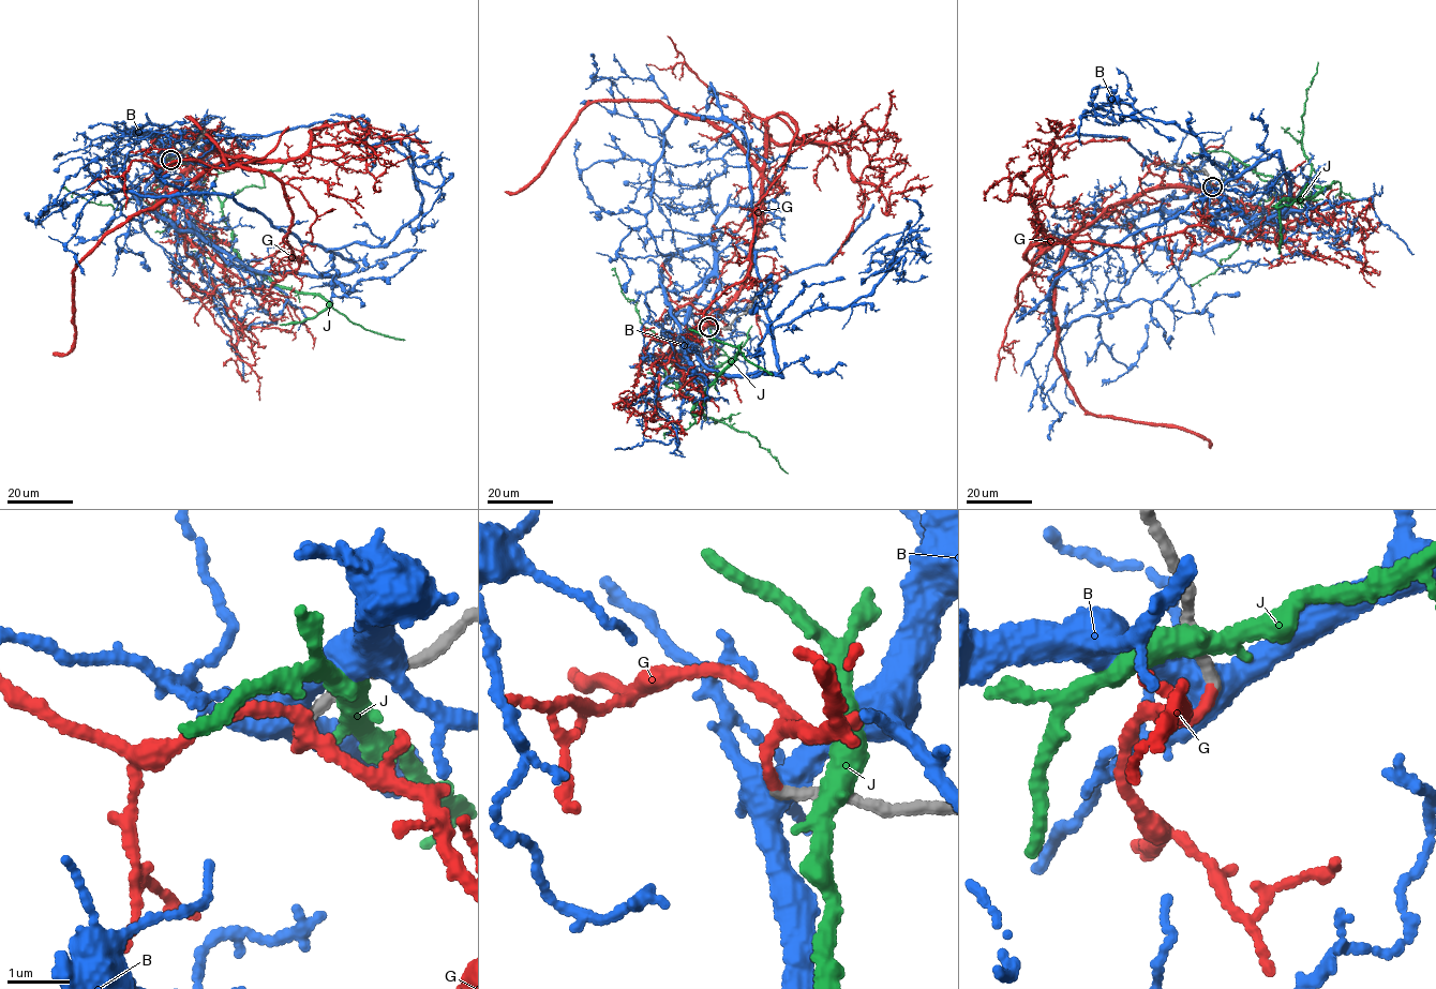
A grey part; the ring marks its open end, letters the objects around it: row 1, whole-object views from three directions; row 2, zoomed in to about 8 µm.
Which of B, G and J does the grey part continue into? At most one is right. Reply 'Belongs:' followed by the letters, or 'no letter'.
Belongs: no letter

